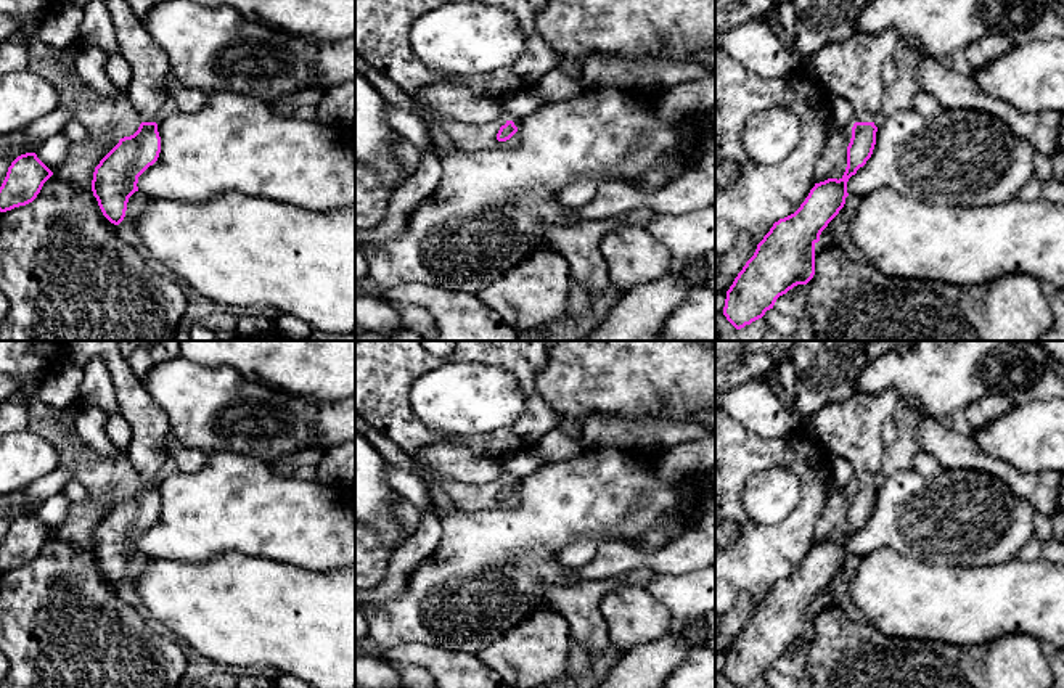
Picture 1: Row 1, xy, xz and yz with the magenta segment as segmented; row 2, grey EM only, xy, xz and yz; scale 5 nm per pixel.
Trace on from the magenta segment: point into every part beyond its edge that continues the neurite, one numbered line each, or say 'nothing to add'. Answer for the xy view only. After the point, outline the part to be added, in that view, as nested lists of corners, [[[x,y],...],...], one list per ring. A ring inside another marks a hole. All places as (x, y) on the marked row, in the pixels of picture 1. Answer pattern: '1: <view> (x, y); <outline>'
1: xy (150, 87); [[[104,0],[104,3],[113,16],[119,53],[132,68],[125,93],[141,122],[156,122],[174,85],[169,58],[125,0]]]

